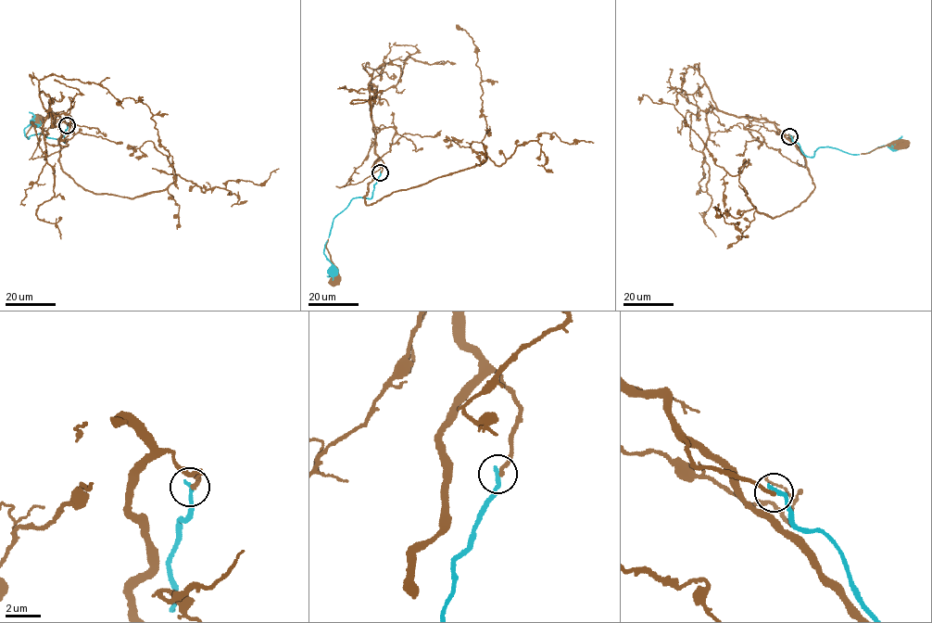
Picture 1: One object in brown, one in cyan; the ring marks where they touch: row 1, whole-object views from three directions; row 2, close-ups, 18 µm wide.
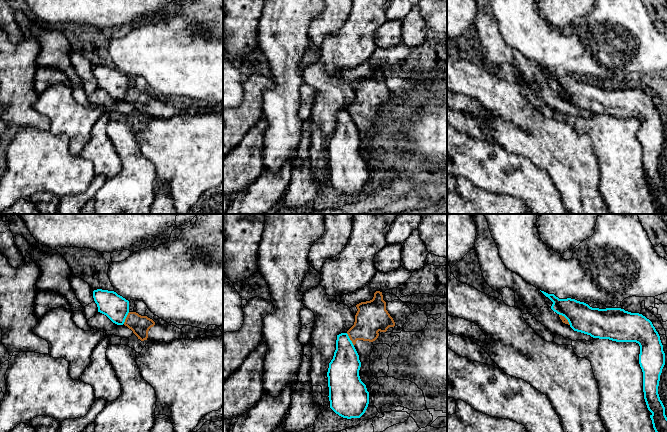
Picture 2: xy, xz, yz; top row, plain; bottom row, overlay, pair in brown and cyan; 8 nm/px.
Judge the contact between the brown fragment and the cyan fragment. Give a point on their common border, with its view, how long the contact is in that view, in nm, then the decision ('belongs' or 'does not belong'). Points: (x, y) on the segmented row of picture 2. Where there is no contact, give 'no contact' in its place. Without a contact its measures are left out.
xz (350, 339) | 120 nm | does not belong

